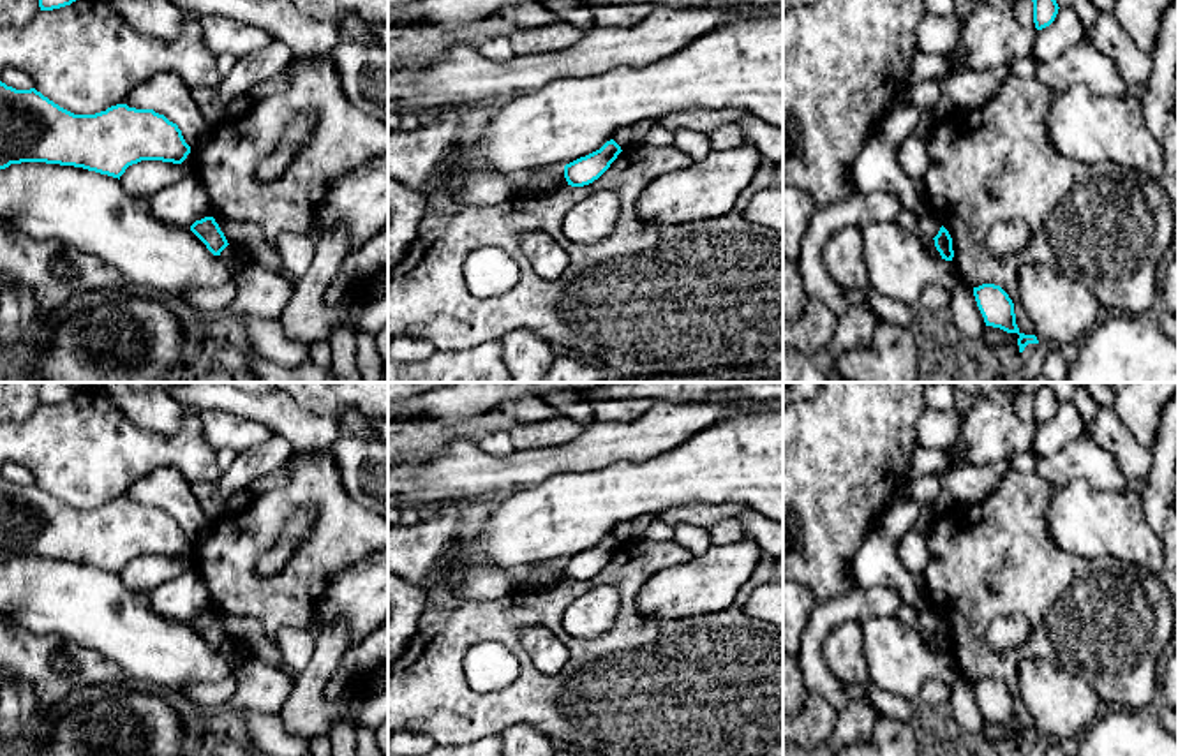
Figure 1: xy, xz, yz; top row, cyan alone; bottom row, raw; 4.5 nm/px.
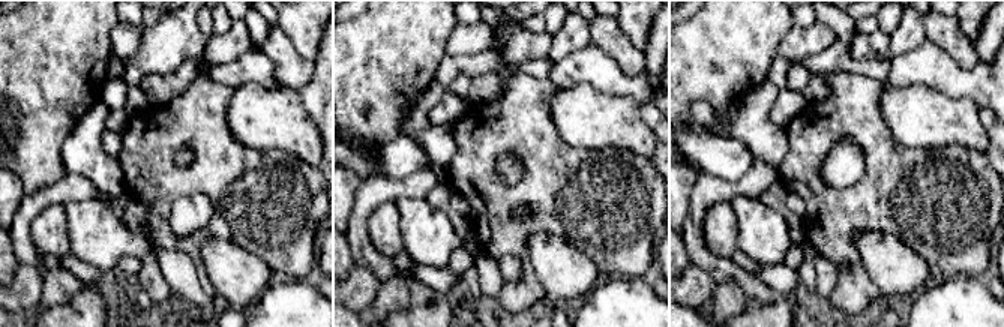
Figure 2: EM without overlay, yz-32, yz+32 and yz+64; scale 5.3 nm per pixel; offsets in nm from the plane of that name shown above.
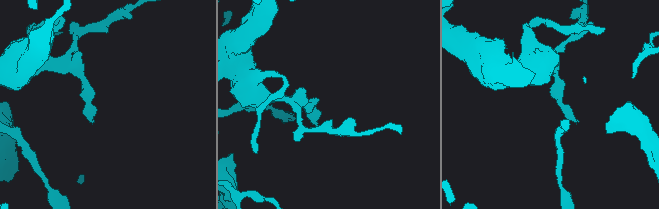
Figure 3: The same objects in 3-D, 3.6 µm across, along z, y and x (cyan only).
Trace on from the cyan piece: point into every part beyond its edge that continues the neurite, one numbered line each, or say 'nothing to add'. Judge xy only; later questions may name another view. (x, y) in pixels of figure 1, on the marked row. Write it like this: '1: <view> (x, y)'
nothing to add

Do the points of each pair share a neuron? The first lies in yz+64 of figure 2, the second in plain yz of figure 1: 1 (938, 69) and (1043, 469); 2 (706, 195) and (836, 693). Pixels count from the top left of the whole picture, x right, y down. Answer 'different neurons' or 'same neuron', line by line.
1: same neuron
2: same neuron

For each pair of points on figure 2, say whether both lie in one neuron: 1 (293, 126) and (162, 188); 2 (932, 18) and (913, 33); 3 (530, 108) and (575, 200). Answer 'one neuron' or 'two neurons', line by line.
1: two neurons
2: two neurons
3: one neuron

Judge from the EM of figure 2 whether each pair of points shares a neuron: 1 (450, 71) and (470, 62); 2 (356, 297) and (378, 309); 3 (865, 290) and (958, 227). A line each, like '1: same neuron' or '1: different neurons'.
1: same neuron
2: different neurons
3: same neuron

